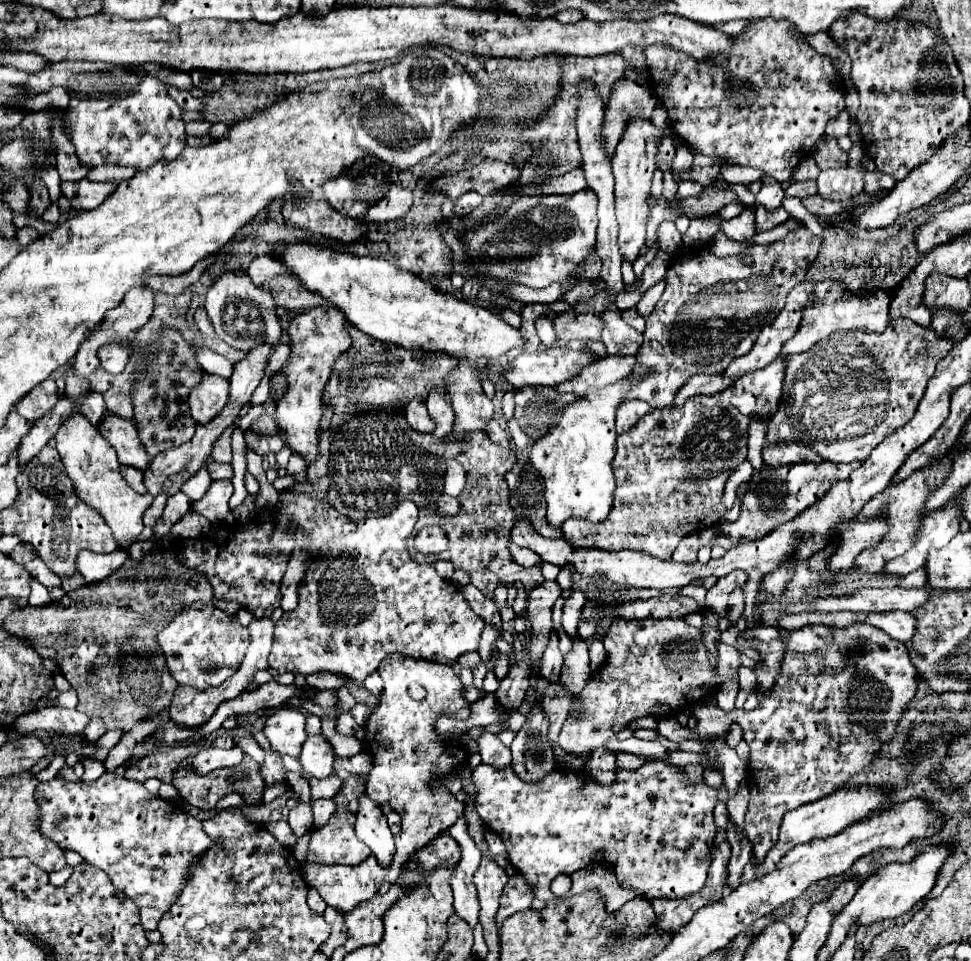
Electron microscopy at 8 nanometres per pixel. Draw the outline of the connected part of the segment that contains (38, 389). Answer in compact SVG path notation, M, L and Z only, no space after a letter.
M47 378L45 382L41 382L41 386L35 386L25 398L21 398L21 402L17 402L15 410L25 420L35 422L35 420L43 418L43 414L47 414L57 404L57 400L59 400L57 386L55 386L53 378Z

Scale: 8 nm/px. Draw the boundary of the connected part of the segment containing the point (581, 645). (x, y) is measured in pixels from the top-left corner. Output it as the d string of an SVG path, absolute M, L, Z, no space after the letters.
M581 636L573 638L573 650L563 656L563 668L559 674L559 684L563 692L571 700L569 714L579 716L583 712L583 688L593 678L593 670L589 666L589 648Z

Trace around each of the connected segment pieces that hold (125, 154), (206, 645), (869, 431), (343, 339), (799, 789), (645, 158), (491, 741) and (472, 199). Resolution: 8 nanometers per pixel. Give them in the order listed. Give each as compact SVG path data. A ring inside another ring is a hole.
M163 84L159 86L159 92L155 88L155 92L133 94L131 102L81 100L79 104L79 110L67 112L67 126L71 128L69 140L77 148L81 164L119 164L143 170L161 158L177 158L185 148L185 122L181 120L183 110L173 98L169 98Z
M193 602L186 605L185 610L189 612L175 616L155 638L165 656L167 668L181 686L193 686L197 690L219 686L239 670L239 664L249 646L249 632L235 616L215 608L213 602ZM193 608L201 610L190 610Z
M899 318L891 322L883 334L867 334L865 330L837 332L817 342L813 350L791 354L785 362L779 408L767 418L767 444L799 442L831 462L865 460L877 444L913 418L937 362L945 358L953 346L953 338L939 336L931 328L923 328L907 318Z
M317 306L305 310L293 318L287 326L289 344L291 344L291 358L289 364L283 368L287 374L287 394L277 402L275 418L287 438L287 446L303 456L307 462L313 462L319 456L319 420L321 420L321 396L323 388L327 386L335 360L351 348L349 324L345 314L337 306Z
M861 622L843 628L807 624L799 630L793 630L785 640L781 674L777 676L771 692L759 702L755 710L723 712L719 706L709 702L693 706L691 714L697 720L693 728L697 738L725 738L731 726L739 724L743 730L743 740L751 748L747 766L747 786L751 790L751 800L749 812L745 816L745 834L753 846L753 864L761 864L771 846L775 846L785 812L835 792L851 776L869 766L881 748L893 740L901 712L909 708L917 692L915 682L917 680L909 662L907 646L887 636L883 630Z
M629 122L625 138L617 144L617 154L613 156L613 176L615 176L615 200L617 200L617 222L619 222L619 246L621 256L633 262L639 256L639 250L645 244L645 228L649 216L649 196L651 196L651 178L655 172L655 156L663 138L673 138L677 148L689 148L689 152L699 154L689 142L681 140L673 128L655 128L651 122Z
M485 732L481 738L479 738L479 754L483 758L483 762L487 764L493 764L493 766L501 766L501 768L507 768L511 764L511 750L507 746L503 746L499 742L497 736L493 736L491 732Z
M463 194L461 198L455 200L455 214L459 218L467 218L475 208L479 208L483 202L483 198L479 194Z

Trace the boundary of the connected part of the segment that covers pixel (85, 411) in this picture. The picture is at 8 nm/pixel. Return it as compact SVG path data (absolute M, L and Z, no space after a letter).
M89 390L89 392L81 398L81 402L75 404L75 408L77 408L91 424L95 424L95 426L99 426L99 422L103 420L103 416L105 416L105 412L107 412L105 402L103 402L103 396L101 396L99 392L93 392L93 390Z

